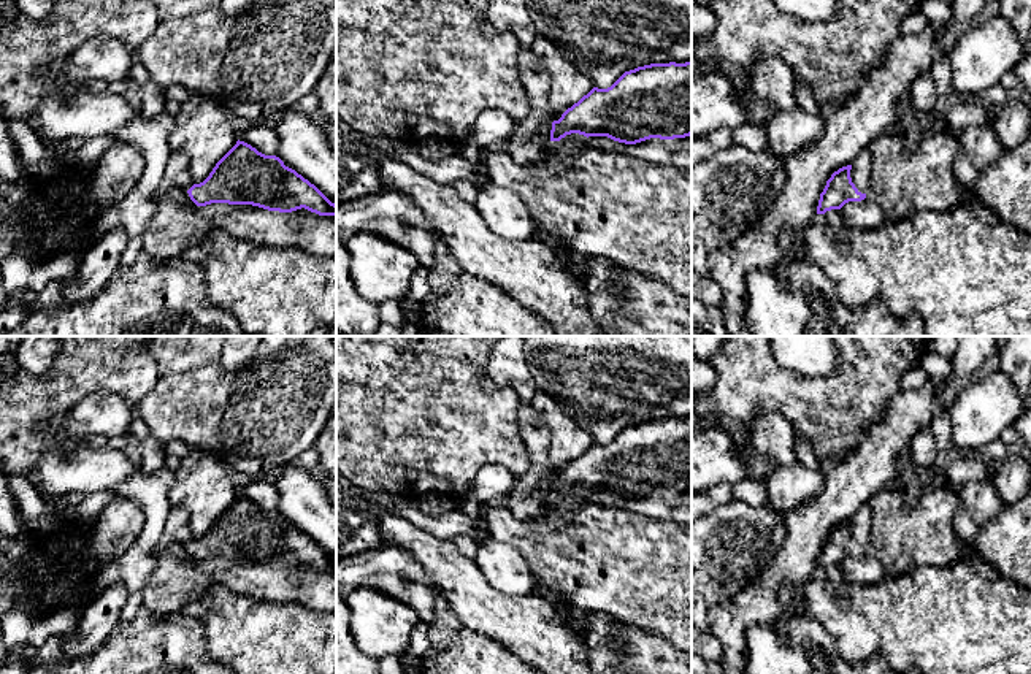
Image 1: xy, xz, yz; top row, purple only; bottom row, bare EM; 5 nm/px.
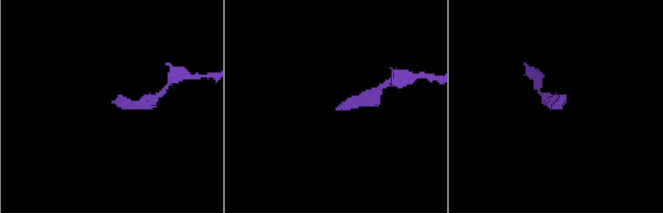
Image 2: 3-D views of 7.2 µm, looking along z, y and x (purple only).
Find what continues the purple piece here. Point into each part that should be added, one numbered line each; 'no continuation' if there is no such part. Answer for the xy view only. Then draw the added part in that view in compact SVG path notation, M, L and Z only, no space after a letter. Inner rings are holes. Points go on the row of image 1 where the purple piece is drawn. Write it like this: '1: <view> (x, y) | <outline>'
1: xy (176, 173) | M173 149L163 171L163 186L159 190L163 192L167 186L174 186L189 190L194 186L189 170L189 159L184 152Z

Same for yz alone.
1: yz (860, 172) | M863 149L852 163L850 178L858 192L866 193L869 189L872 157L869 149Z

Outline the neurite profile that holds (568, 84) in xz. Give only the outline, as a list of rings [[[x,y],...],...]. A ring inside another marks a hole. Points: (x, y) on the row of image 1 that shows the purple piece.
[[[538,33],[530,51],[536,54],[550,76],[549,100],[555,114],[563,114],[593,89],[593,82],[561,56],[552,41]]]

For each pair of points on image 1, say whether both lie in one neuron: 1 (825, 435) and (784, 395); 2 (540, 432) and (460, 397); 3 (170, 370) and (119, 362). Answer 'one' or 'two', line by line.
1: one
2: two
3: two

